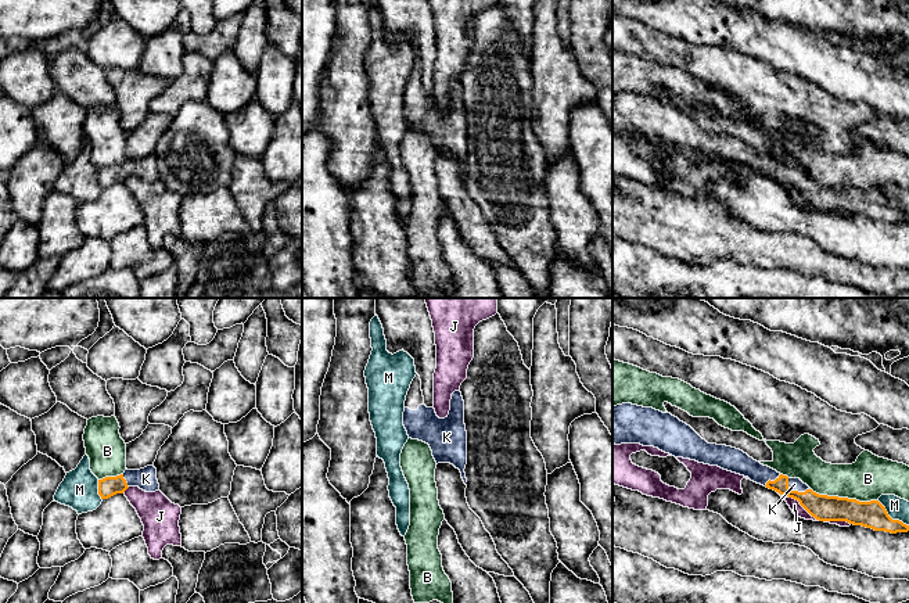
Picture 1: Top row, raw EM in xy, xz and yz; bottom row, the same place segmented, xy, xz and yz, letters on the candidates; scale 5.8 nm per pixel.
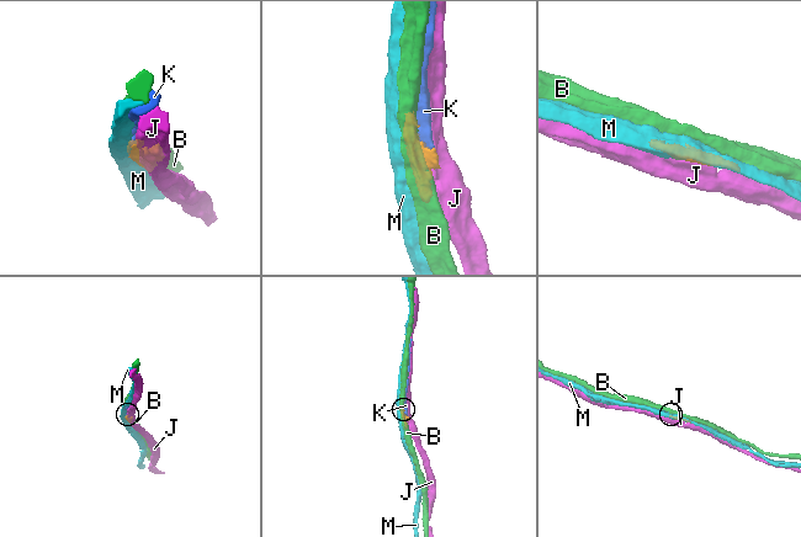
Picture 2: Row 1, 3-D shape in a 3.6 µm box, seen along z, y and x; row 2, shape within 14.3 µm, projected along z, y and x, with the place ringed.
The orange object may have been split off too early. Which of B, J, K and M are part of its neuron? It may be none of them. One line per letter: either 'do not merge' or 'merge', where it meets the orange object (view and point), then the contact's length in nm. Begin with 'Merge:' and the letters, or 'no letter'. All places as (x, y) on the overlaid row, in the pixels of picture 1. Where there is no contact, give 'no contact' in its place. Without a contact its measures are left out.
Merge: K
B: do not merge; contact yz (844, 498); length 400 nm
J: do not merge; contact yz (798, 501); length 300 nm
K: merge; contact yz (796, 491); length 150 nm
M: do not merge; contact yz (890, 517); length 240 nm

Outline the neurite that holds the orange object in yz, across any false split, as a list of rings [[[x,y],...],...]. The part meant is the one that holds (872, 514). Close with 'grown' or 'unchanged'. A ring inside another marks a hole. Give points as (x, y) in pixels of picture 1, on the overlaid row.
[[[622,403],[612,408],[612,444],[654,446],[675,457],[718,466],[748,477],[783,496],[793,498],[819,521],[847,521],[874,531],[908,532],[909,525],[892,520],[879,500],[819,495],[800,478],[788,478],[761,464],[740,449],[708,444],[690,426],[671,413]]]; grown

